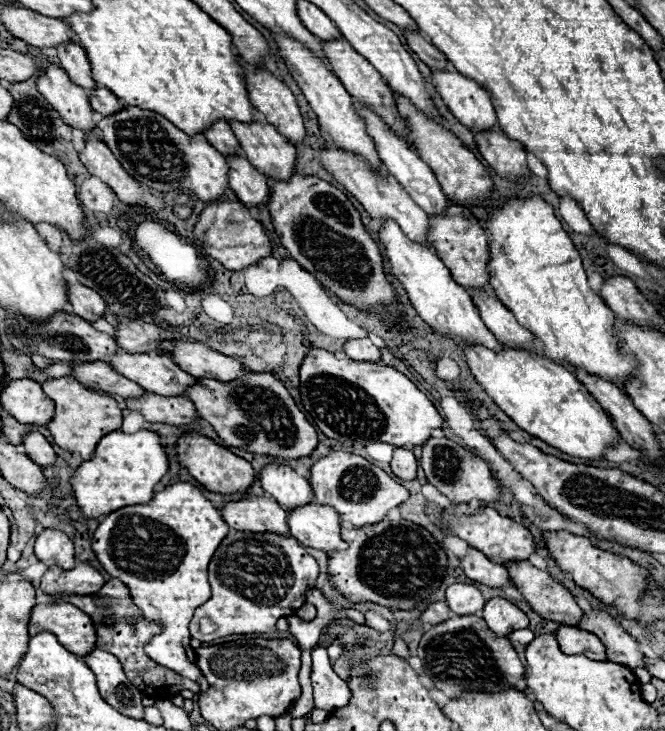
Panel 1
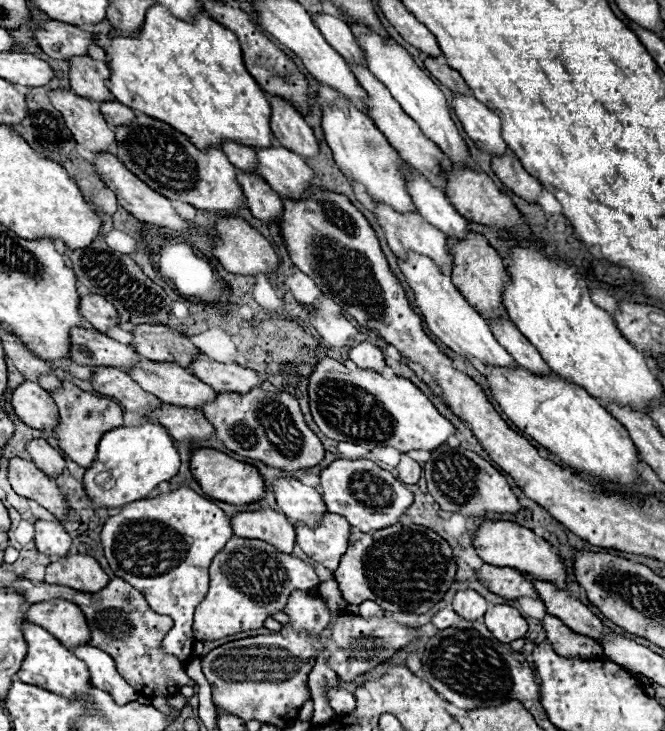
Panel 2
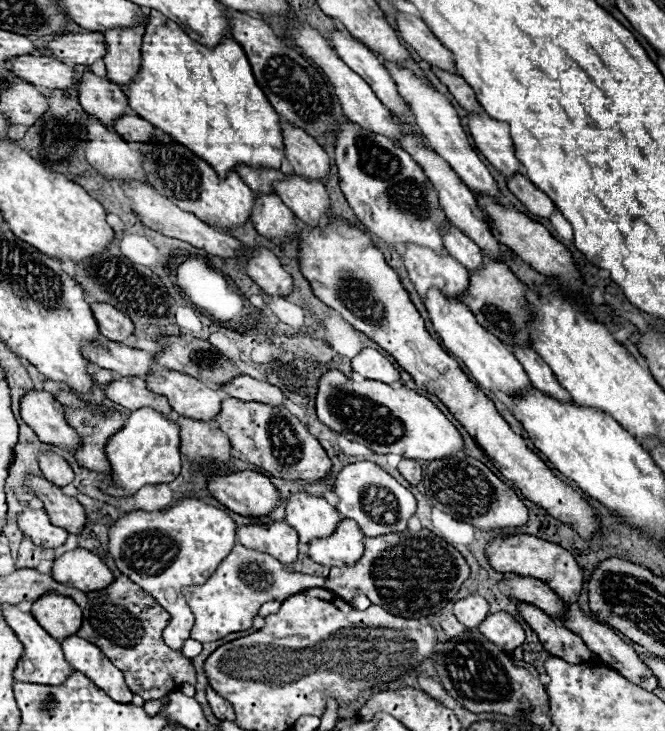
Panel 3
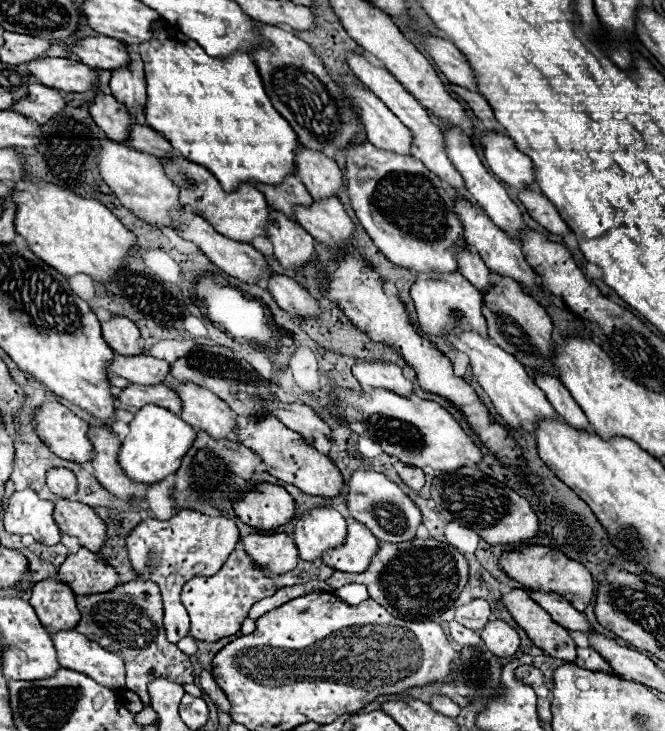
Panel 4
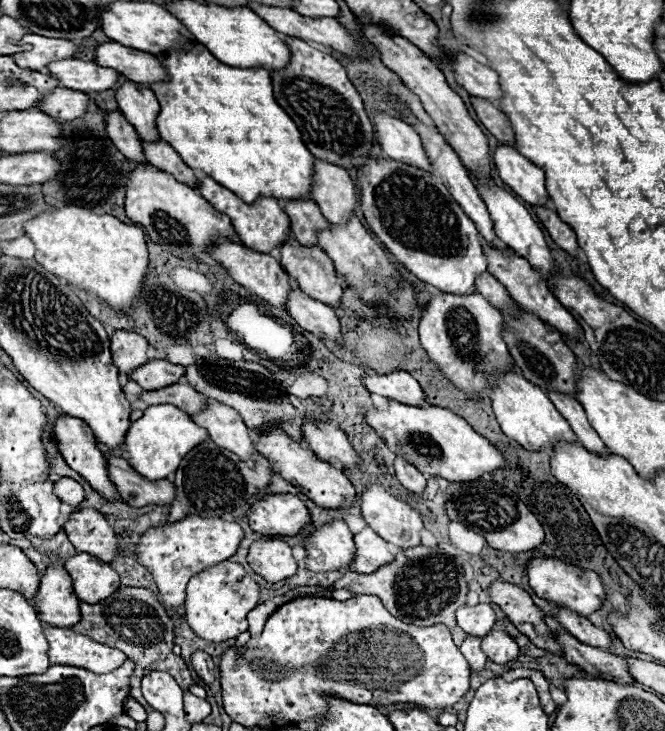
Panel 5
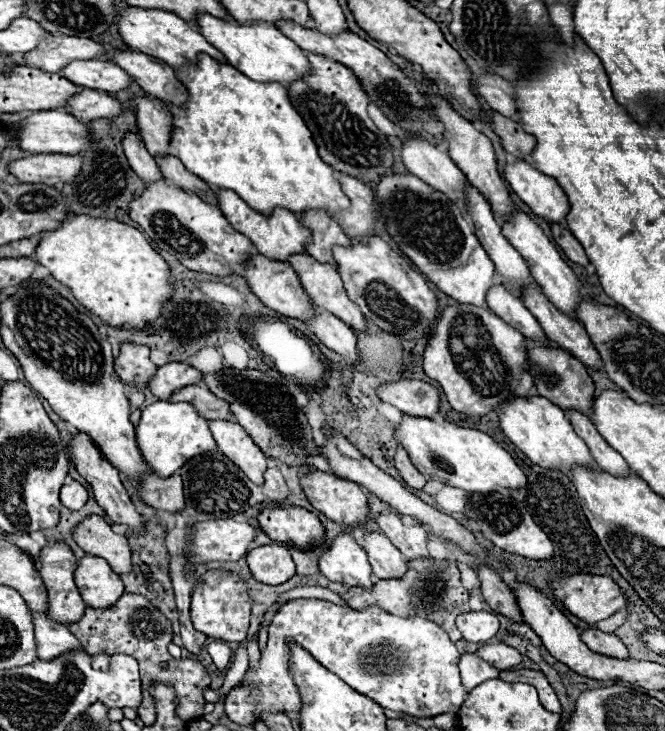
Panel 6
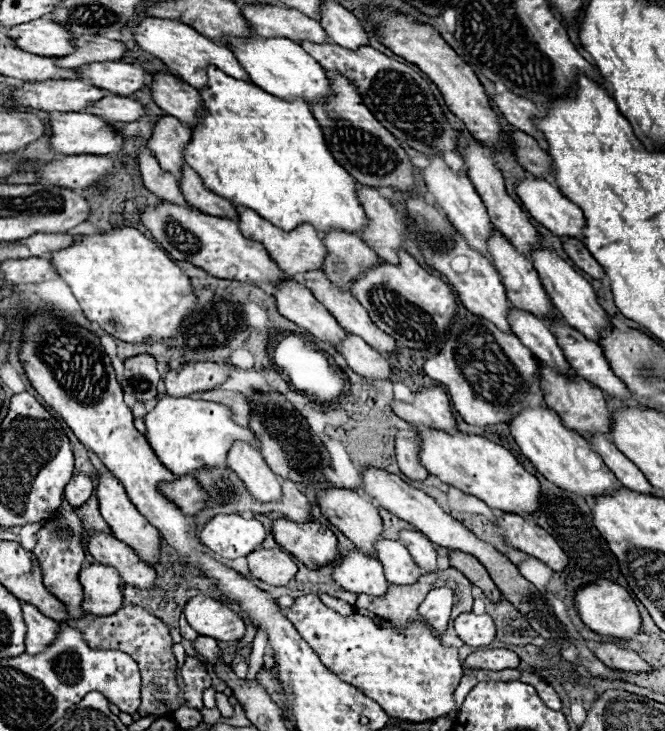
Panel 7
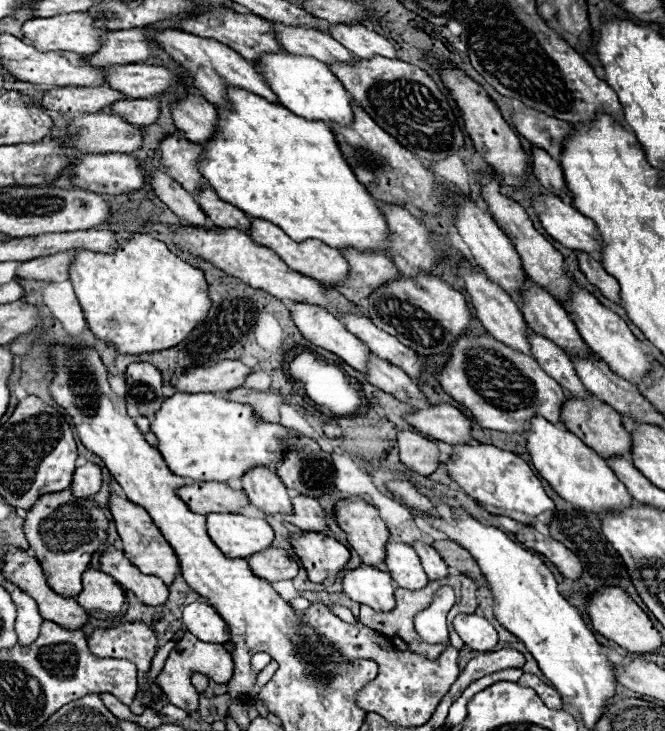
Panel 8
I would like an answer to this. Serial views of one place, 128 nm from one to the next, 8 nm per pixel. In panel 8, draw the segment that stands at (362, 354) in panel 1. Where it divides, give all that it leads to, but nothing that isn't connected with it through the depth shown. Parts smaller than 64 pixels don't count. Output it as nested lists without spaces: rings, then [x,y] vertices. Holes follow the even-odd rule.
[[[434,404],[412,414],[404,414],[404,420],[418,432],[442,440],[446,444],[470,444],[470,424],[472,420],[464,416],[452,404]]]

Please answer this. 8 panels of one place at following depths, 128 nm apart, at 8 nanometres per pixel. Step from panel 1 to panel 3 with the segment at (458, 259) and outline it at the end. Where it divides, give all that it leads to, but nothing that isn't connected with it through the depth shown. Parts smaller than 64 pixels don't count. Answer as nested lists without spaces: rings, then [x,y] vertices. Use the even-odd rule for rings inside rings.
[[[482,254],[482,264],[476,272],[470,272],[468,292],[464,292],[462,302],[474,312],[478,322],[488,328],[494,336],[498,336],[506,346],[530,346],[530,330],[528,330],[528,310],[524,306],[526,286],[512,274],[512,270],[498,260]]]

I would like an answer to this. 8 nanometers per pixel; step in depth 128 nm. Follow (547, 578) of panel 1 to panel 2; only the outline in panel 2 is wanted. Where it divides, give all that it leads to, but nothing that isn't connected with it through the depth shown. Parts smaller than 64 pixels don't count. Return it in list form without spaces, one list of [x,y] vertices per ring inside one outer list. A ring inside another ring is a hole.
[[[524,574],[532,580],[540,600],[544,602],[546,614],[560,618],[568,628],[572,628],[574,632],[580,632],[584,636],[590,636],[594,640],[602,640],[602,636],[606,634],[600,618],[596,618],[588,606],[584,606],[580,600],[572,598],[566,590],[556,588],[552,582],[546,580],[538,580],[532,574]]]

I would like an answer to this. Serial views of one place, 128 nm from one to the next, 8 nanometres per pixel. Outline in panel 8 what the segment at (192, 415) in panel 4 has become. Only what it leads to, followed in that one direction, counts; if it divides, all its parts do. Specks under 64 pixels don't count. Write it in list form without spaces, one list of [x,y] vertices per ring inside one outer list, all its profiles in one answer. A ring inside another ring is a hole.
[[[252,468],[242,478],[242,490],[250,498],[250,504],[258,506],[266,514],[290,514],[292,504],[286,486],[268,468]]]

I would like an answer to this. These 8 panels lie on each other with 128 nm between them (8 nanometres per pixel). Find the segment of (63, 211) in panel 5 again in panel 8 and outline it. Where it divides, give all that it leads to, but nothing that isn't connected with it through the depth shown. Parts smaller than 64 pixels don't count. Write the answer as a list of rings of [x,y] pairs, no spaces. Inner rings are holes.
[[[134,234],[132,238],[118,244],[116,252],[92,252],[78,248],[72,256],[72,272],[70,280],[74,284],[78,302],[84,310],[84,318],[90,330],[100,338],[118,348],[122,354],[142,354],[142,352],[156,352],[166,350],[182,342],[196,326],[200,326],[208,310],[212,306],[206,294],[206,280],[204,274],[174,256],[168,246],[160,240],[150,238],[148,234]]]

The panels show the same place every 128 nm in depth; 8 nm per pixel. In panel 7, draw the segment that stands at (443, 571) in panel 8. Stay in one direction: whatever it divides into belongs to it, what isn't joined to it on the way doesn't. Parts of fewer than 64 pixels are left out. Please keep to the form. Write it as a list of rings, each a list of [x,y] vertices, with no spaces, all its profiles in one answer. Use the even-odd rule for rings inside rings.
[[[400,530],[398,540],[408,548],[414,562],[422,572],[436,572],[436,550],[434,544],[420,530]]]

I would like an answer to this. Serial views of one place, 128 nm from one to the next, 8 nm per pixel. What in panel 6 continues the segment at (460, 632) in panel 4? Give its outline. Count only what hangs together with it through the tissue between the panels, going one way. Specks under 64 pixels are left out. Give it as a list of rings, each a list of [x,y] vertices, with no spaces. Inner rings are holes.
[[[474,652],[472,654],[462,654],[460,656],[460,674],[462,674],[462,682],[468,690],[476,688],[478,684],[482,684],[488,678],[498,678],[498,670],[492,668],[486,660],[480,660]]]

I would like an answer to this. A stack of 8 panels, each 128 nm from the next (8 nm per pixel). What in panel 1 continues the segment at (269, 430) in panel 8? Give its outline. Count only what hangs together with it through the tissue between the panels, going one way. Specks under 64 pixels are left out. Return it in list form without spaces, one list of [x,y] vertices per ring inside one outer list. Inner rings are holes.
[[[140,430],[136,434],[110,432],[94,452],[92,460],[82,462],[70,476],[70,488],[80,512],[86,518],[100,518],[124,506],[146,504],[154,496],[154,486],[168,472],[168,458],[158,434]]]

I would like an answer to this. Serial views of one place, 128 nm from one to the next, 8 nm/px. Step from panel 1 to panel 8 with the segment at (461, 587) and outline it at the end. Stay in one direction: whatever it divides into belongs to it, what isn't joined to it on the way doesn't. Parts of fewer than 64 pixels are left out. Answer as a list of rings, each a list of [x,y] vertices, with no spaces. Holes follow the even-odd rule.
[[[458,614],[452,622],[456,634],[464,640],[466,646],[478,652],[488,652],[496,646],[498,634],[484,616],[476,614]]]

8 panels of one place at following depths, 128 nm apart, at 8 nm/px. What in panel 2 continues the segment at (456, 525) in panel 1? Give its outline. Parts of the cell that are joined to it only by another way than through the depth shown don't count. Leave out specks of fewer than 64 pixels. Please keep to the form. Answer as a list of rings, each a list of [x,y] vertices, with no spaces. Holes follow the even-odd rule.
[[[484,518],[478,526],[478,530],[472,532],[472,544],[474,544],[478,556],[488,564],[516,568],[520,572],[534,574],[536,578],[548,580],[548,582],[556,584],[558,588],[566,590],[566,564],[564,564],[564,560],[552,552],[552,546],[544,538],[536,536],[532,530],[528,530],[516,522],[486,520]]]

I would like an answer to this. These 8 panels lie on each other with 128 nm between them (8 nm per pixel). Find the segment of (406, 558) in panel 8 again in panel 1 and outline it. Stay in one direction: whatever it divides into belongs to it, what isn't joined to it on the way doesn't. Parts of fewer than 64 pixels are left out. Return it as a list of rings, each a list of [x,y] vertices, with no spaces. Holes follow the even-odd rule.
[[[304,504],[290,510],[288,526],[290,534],[304,546],[322,552],[348,548],[348,544],[340,538],[340,518],[336,516],[336,510],[324,508],[322,504]]]

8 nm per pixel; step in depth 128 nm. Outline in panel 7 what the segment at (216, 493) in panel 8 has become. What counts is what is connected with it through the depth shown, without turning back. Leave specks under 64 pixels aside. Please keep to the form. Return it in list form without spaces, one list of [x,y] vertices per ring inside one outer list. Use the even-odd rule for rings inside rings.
[[[178,476],[172,482],[160,484],[160,494],[168,496],[168,500],[172,500],[172,504],[176,504],[184,514],[196,514],[206,506],[208,498],[192,476]]]

